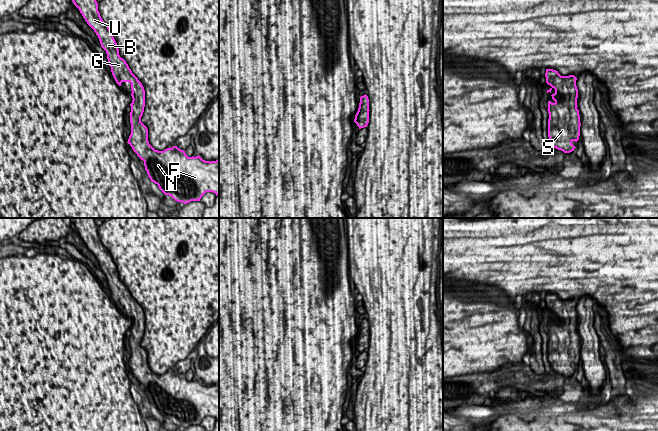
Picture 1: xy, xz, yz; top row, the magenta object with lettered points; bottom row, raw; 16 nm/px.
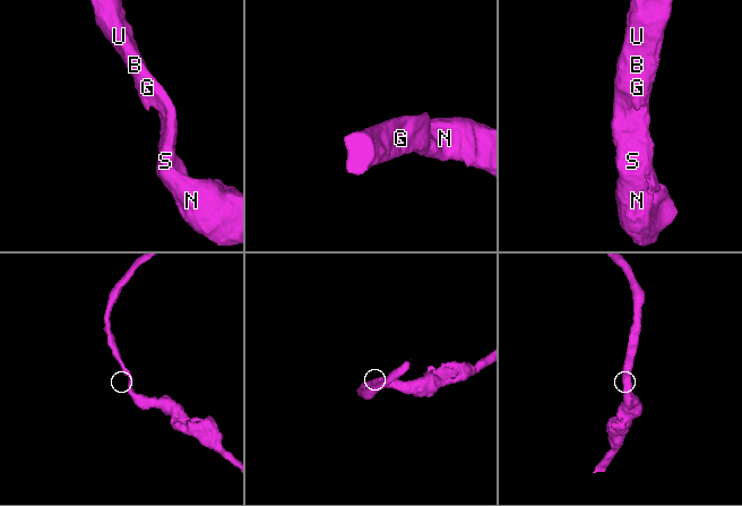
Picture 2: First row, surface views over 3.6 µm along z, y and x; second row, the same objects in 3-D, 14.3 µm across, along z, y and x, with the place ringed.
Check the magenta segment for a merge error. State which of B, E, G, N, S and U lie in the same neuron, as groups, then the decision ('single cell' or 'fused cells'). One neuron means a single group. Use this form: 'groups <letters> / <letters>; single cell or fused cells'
groups B E G N S U; single cell

